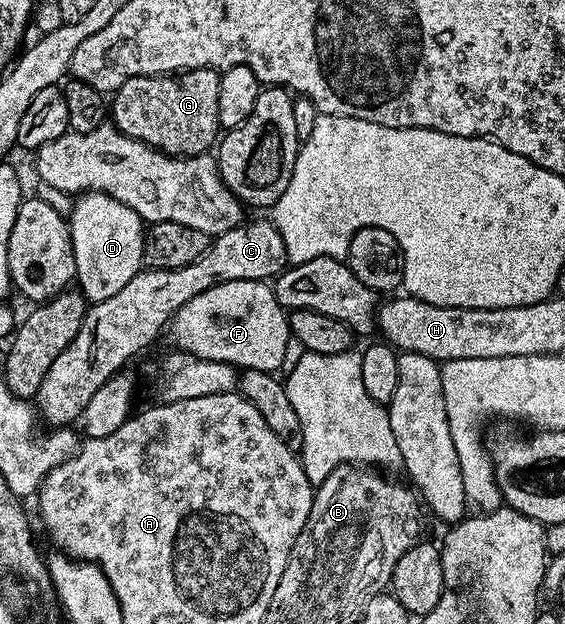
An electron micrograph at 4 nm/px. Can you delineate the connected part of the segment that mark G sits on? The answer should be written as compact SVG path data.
M188 69L173 75L133 77L117 86L113 94L112 124L124 135L172 157L196 157L207 152L219 136L219 99L220 73L216 69Z

